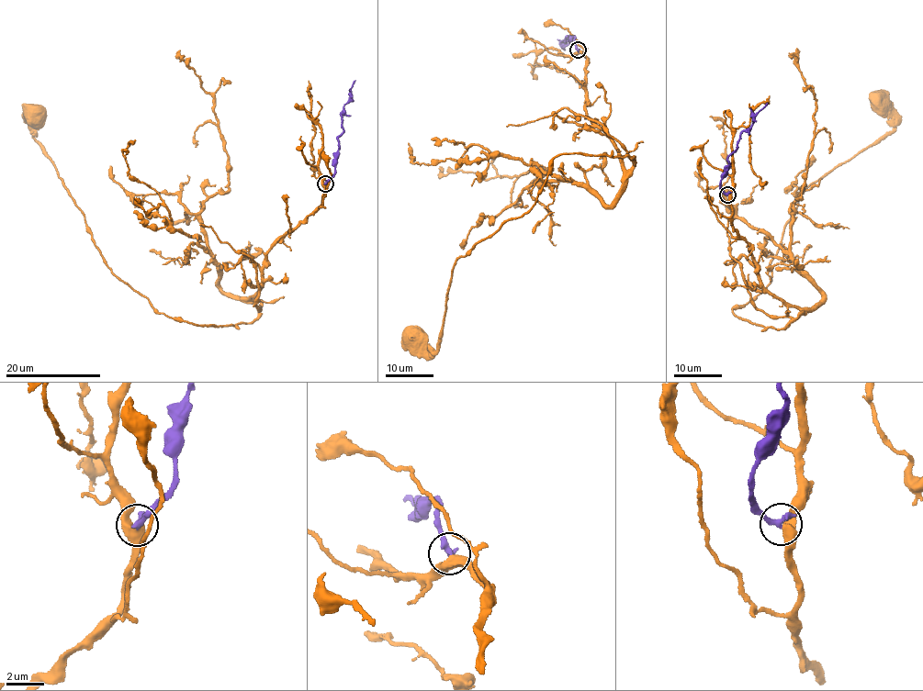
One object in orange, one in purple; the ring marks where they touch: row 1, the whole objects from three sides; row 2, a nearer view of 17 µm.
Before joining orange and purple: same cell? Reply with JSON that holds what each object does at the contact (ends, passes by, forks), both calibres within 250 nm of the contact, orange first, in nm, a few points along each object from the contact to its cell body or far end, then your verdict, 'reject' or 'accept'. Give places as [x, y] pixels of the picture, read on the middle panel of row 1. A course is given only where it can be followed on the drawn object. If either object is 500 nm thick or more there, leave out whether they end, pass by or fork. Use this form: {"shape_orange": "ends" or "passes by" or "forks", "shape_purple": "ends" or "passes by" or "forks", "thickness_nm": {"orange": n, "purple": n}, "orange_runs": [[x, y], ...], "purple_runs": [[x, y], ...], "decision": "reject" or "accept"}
{"shape_orange": "passes by", "shape_purple": "ends", "thickness_nm": {"orange": 480, "purple": 400}, "orange_runs": [[577, 50], [586, 114], [634, 166], [553, 159], [533, 206], [455, 261], [434, 351], [414, 338]], "purple_runs": [[577, 50], [574, 37], [567, 36], [565, 40], [568, 39], [560, 43], [565, 49]], "decision": "reject"}

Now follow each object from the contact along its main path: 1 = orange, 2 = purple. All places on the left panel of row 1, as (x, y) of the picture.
1: (324, 183), (319, 208), (267, 251), (251, 295), (257, 317), (193, 325), (107, 266), (35, 139), (34, 117)
2: (325, 183), (333, 173), (338, 138), (343, 132), (341, 116), (355, 80)

